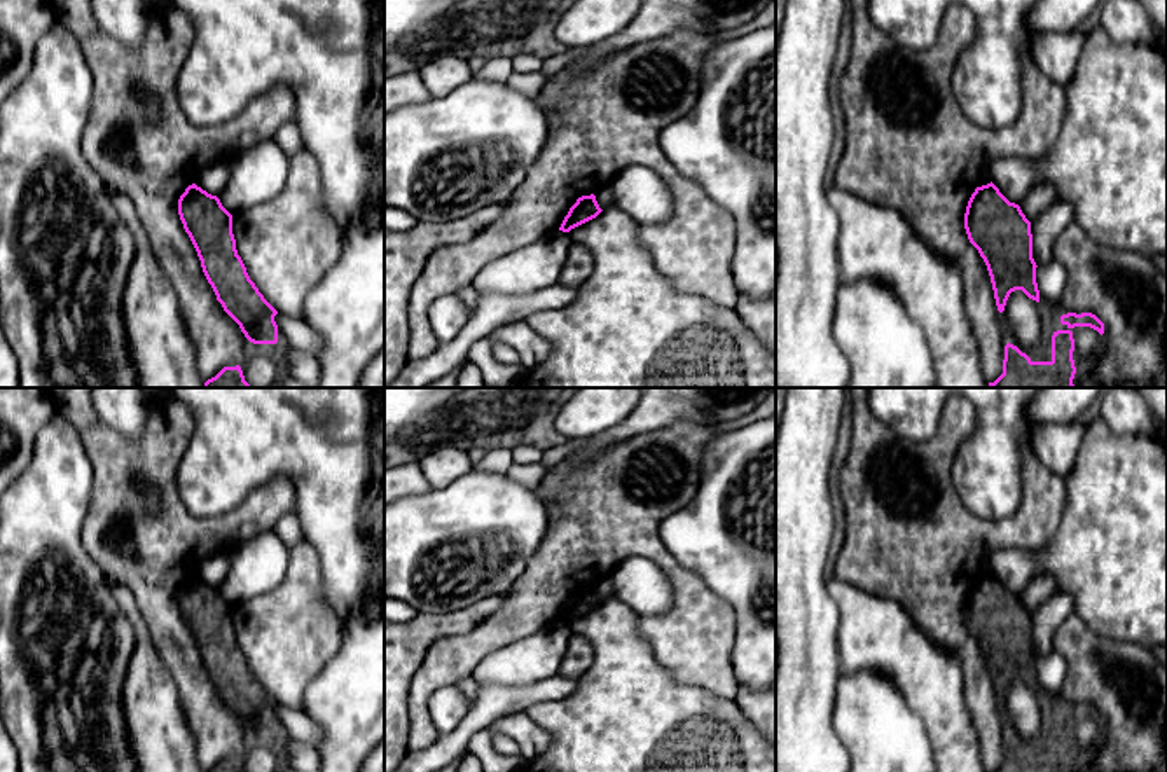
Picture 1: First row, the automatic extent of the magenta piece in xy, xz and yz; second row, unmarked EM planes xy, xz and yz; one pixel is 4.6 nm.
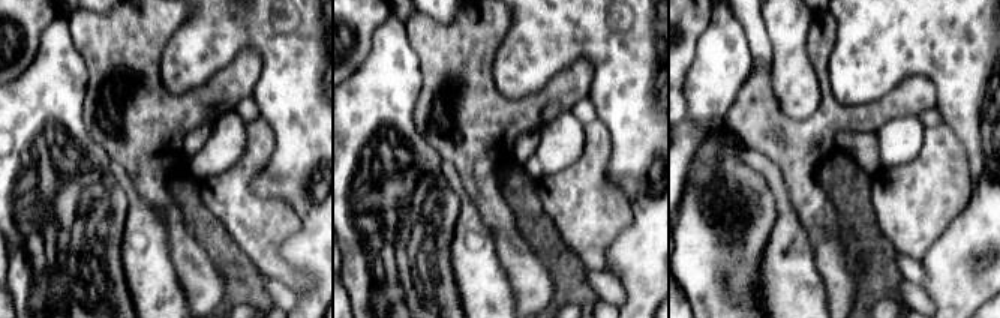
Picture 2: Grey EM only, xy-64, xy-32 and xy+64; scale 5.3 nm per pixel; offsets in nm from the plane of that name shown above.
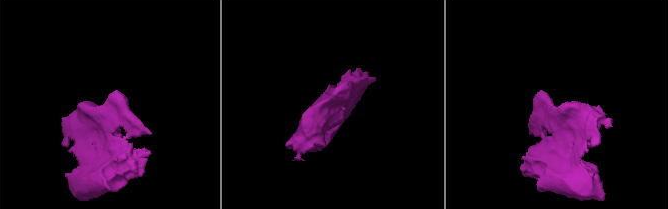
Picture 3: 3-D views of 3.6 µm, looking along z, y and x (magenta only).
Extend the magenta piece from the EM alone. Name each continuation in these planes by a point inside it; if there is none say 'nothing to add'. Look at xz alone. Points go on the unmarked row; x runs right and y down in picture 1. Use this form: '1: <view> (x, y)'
nothing to add

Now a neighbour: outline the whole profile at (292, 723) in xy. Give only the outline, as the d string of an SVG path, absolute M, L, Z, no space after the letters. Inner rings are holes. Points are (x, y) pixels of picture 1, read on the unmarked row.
M278 704L274 713L278 716L278 734L309 744L314 749L318 748L321 742L320 730L304 711Z

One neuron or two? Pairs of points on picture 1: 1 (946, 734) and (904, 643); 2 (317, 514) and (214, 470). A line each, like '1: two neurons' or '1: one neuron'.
1: one neuron
2: one neuron

